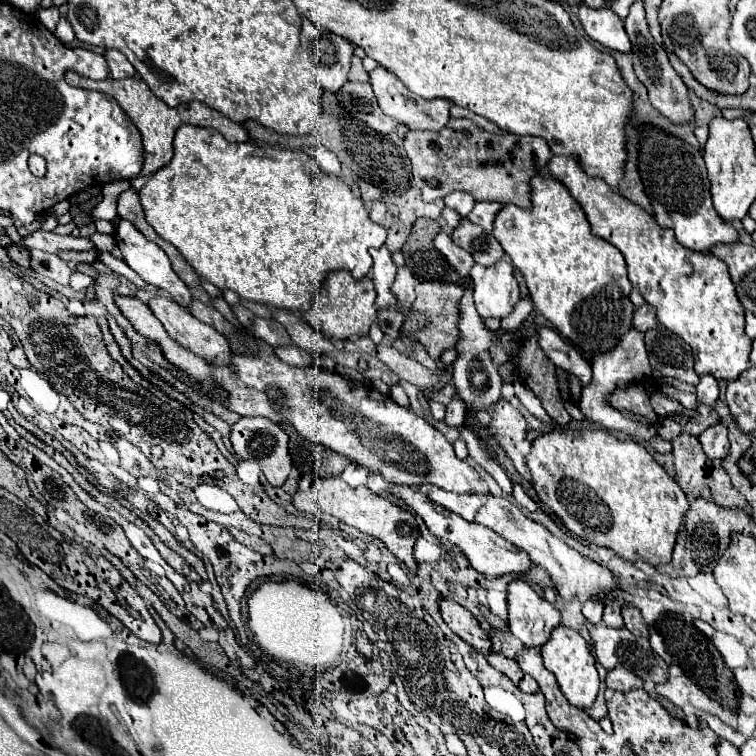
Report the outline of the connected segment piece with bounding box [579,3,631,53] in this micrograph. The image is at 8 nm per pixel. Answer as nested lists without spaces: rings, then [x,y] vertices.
[[[579,5],[579,21],[585,33],[601,43],[607,49],[627,53],[631,51],[631,43],[627,39],[623,21],[611,9],[591,9],[587,5]]]

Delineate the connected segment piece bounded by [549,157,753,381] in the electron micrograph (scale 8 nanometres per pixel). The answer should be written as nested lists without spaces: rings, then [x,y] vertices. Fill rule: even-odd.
[[[551,157],[549,171],[577,199],[577,203],[587,215],[591,231],[597,237],[613,243],[623,253],[629,281],[633,283],[633,287],[641,291],[645,301],[655,307],[657,321],[691,345],[691,349],[695,351],[697,375],[713,375],[717,381],[733,381],[739,373],[743,373],[749,367],[749,353],[753,341],[745,335],[745,309],[735,295],[735,285],[731,283],[727,265],[721,259],[715,259],[715,255],[711,253],[697,253],[677,243],[671,229],[659,227],[659,223],[655,223],[655,219],[647,211],[643,211],[639,205],[631,203],[629,199],[621,197],[617,191],[607,187],[603,179],[591,179],[573,157]]]

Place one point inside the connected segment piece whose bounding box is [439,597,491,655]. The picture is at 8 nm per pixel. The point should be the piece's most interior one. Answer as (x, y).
(461, 622)

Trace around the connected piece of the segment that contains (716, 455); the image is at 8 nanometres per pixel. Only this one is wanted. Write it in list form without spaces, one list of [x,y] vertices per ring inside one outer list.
[[[717,423],[713,427],[707,427],[703,435],[699,435],[699,441],[703,445],[703,451],[711,459],[723,459],[729,451],[729,439],[727,439],[727,425]]]

